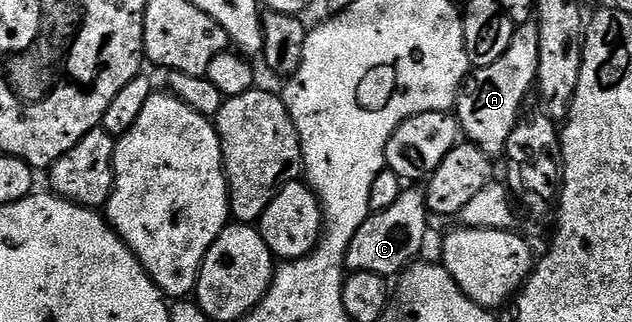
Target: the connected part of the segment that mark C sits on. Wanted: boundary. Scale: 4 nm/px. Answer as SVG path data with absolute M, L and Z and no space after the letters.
M404 189L400 197L388 209L373 212L356 229L352 245L346 250L346 267L351 272L367 271L387 277L401 276L402 272L419 258L422 246L426 243L426 196L421 190Z

